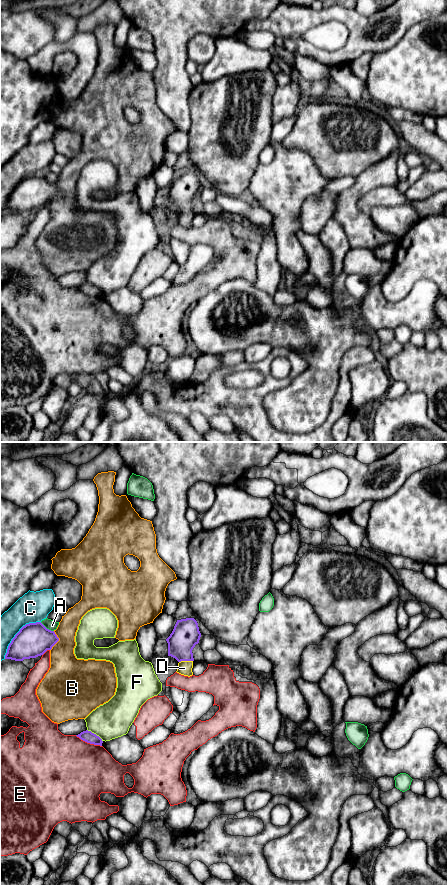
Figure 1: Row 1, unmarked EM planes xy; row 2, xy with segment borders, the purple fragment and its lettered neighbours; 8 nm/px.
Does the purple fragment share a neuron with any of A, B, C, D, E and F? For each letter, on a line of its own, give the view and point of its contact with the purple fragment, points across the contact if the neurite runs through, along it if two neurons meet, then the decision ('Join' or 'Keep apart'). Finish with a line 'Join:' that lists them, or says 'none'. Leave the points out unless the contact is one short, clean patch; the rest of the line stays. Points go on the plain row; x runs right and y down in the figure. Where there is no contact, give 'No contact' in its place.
A: Touches purple at xy (46, 180). Keep apart
B: Touches purple at xy (58, 192). Keep apart
C: Touches purple at xy (16, 186). Keep apart
D: Touches purple at xy (185, 212). Path across: xy (185, 187), (185, 212), (184, 220). Join
E: Touches purple at xy (88, 294). Keep apart
F: Touches purple at xy (95, 286). Keep apart
Join: D

